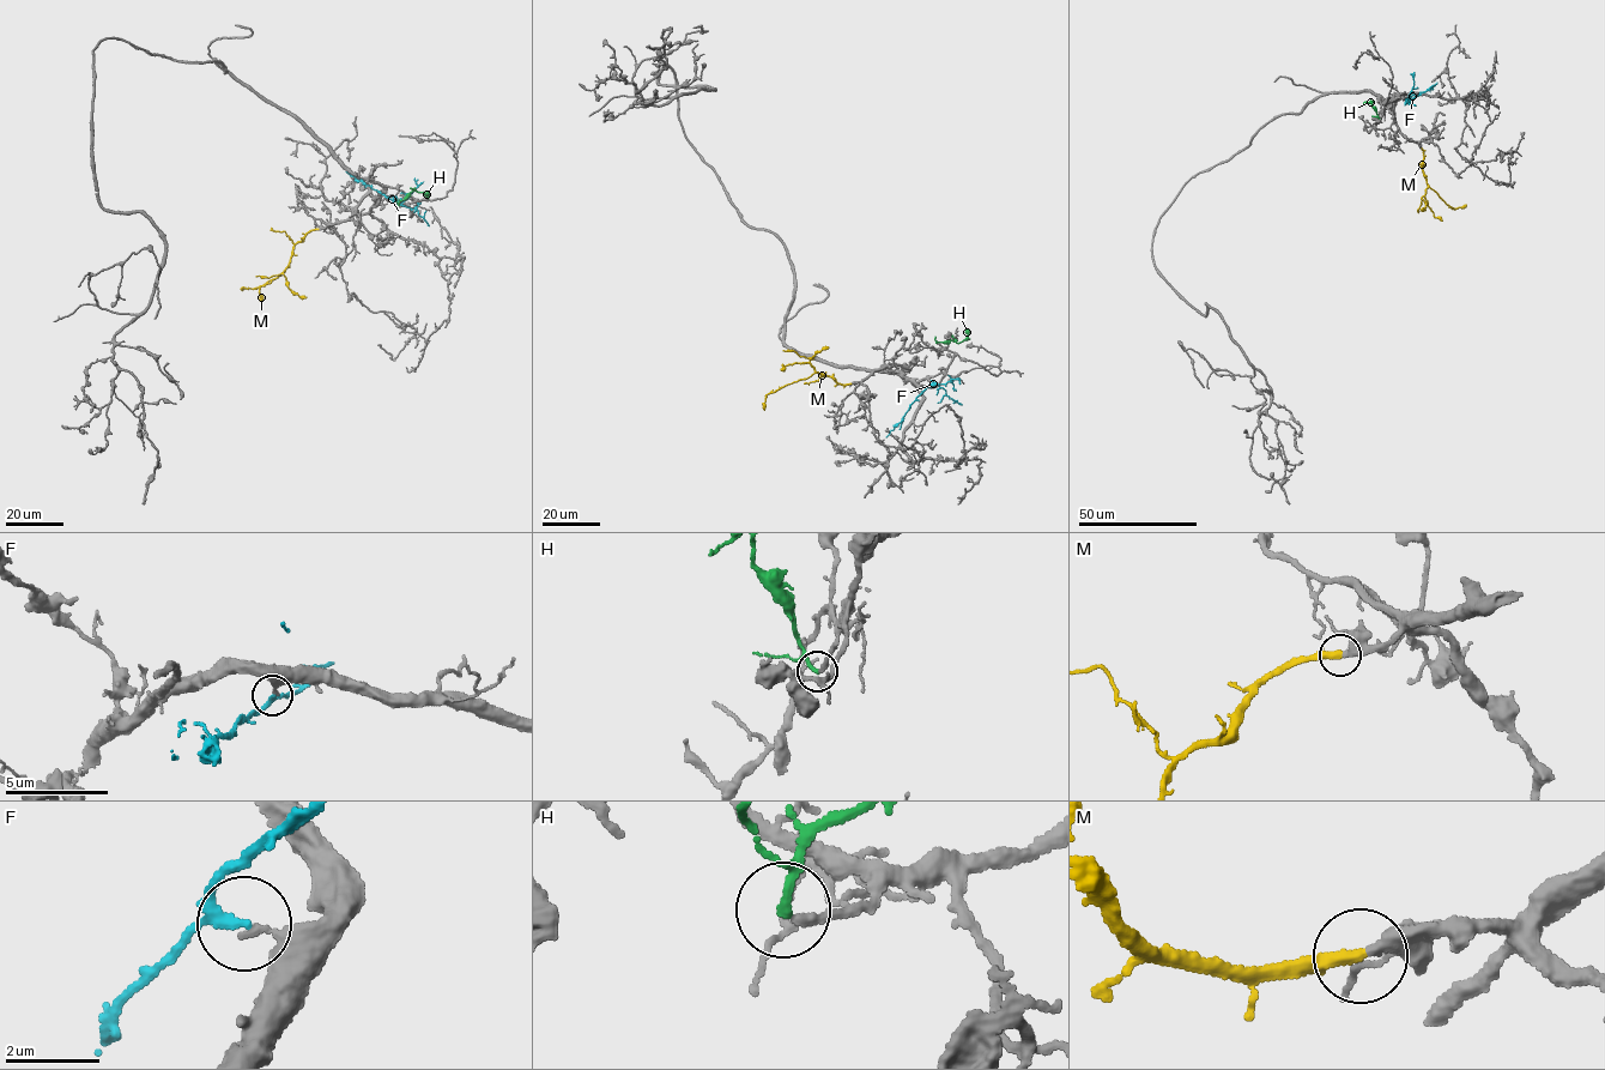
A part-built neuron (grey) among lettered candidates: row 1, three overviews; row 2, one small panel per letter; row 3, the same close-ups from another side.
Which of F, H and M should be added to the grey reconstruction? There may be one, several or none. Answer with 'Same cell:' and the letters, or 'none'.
Same cell: H, M

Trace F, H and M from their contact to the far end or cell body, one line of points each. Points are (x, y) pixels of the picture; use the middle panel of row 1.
F: (918, 399), (927, 387), (956, 379), (960, 384)
H: (936, 342), (962, 342), (967, 336), (964, 328)
M: (851, 384), (837, 382), (818, 372), (770, 392), (764, 410)

